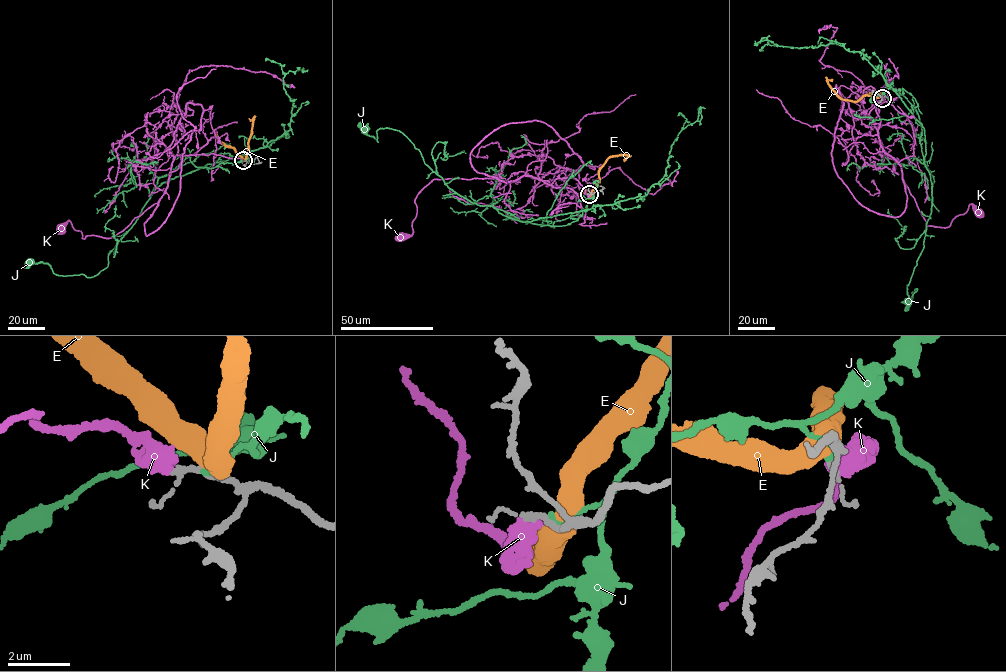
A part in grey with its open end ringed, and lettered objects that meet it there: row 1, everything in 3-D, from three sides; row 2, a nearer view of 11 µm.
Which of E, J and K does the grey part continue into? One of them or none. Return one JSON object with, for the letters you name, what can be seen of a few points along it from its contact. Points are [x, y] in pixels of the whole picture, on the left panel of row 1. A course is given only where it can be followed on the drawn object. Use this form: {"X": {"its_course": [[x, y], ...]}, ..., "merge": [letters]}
{"K": {"its_course": [[242, 161], [213, 153], [178, 154], [159, 201], [123, 230], [107, 238], [84, 238], [69, 221], [61, 228]]}, "merge": ["K"]}

